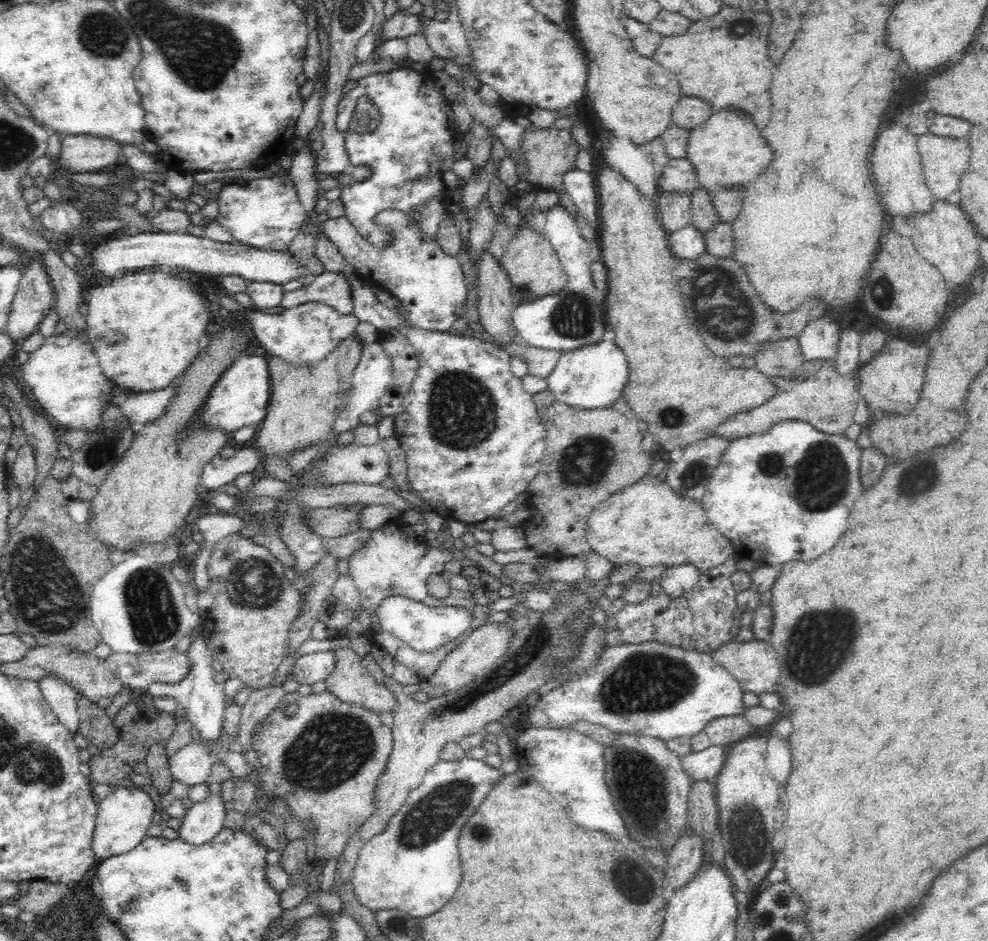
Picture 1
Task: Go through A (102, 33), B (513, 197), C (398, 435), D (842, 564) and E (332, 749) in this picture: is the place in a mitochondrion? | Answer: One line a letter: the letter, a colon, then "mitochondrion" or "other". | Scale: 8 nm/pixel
A: mitochondrion
B: other
C: other
D: other
E: mitochondrion

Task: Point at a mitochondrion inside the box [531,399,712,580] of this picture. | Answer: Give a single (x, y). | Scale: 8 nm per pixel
(583, 463)

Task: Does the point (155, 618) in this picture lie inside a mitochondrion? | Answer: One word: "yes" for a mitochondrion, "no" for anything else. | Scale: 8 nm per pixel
yes

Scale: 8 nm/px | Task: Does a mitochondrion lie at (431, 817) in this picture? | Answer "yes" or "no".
yes

